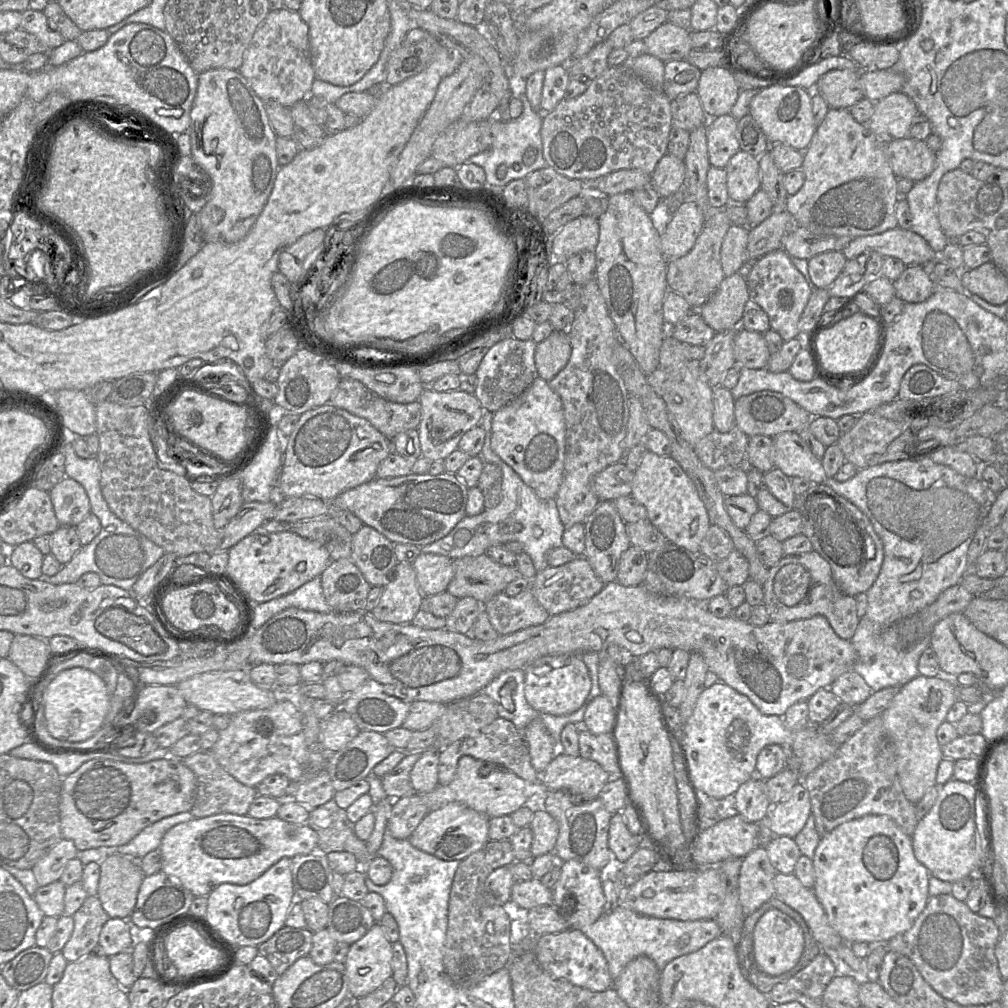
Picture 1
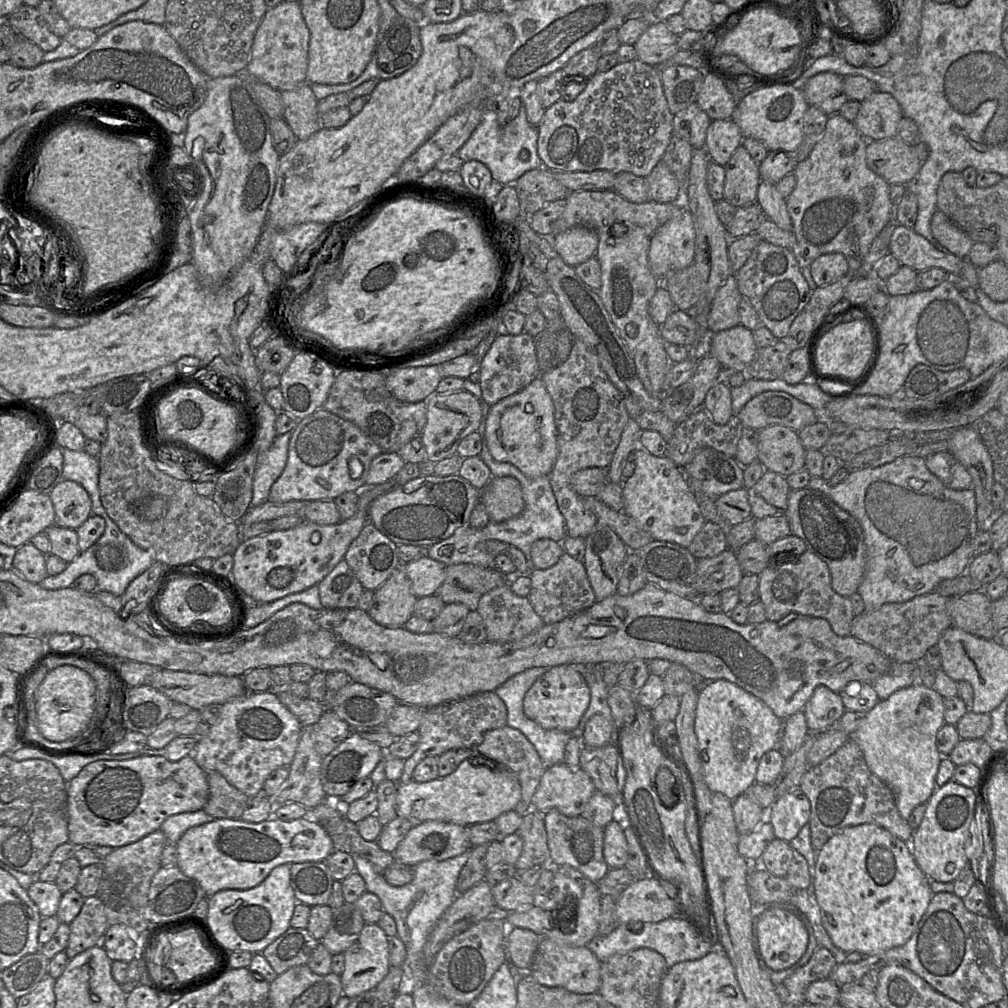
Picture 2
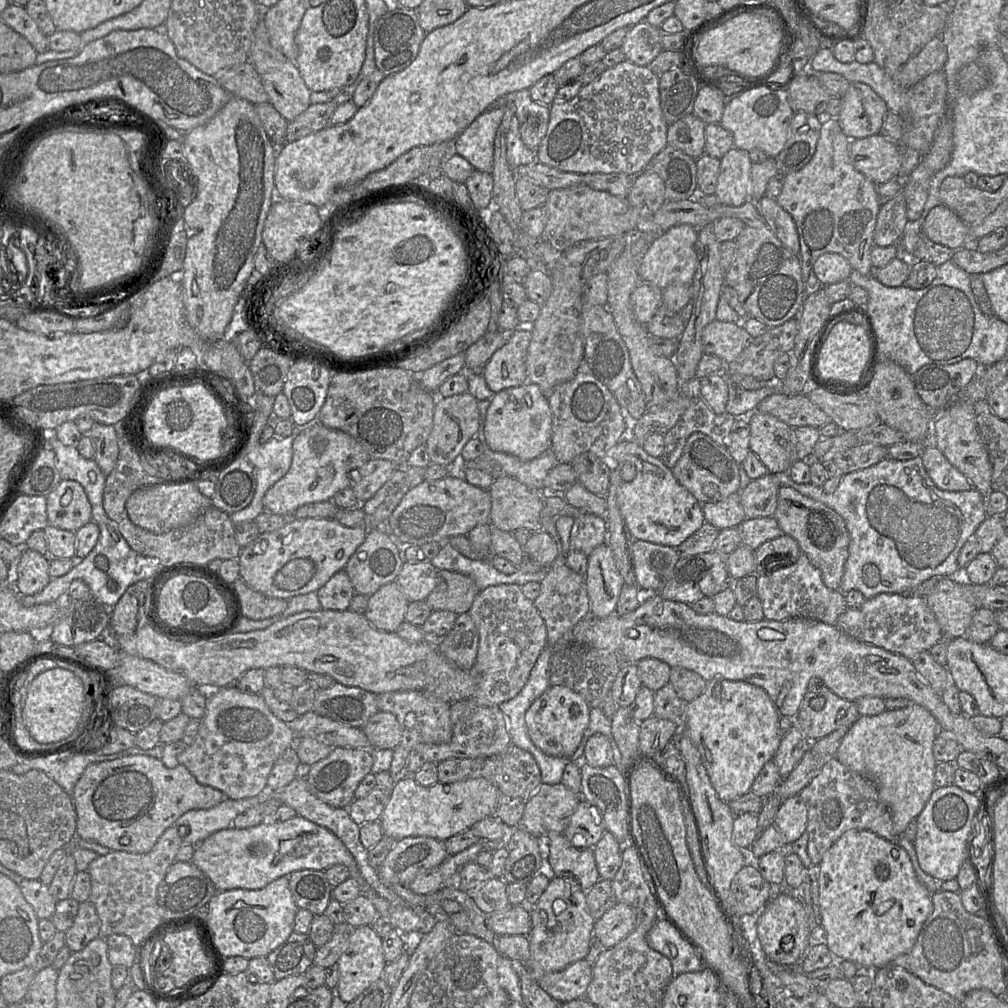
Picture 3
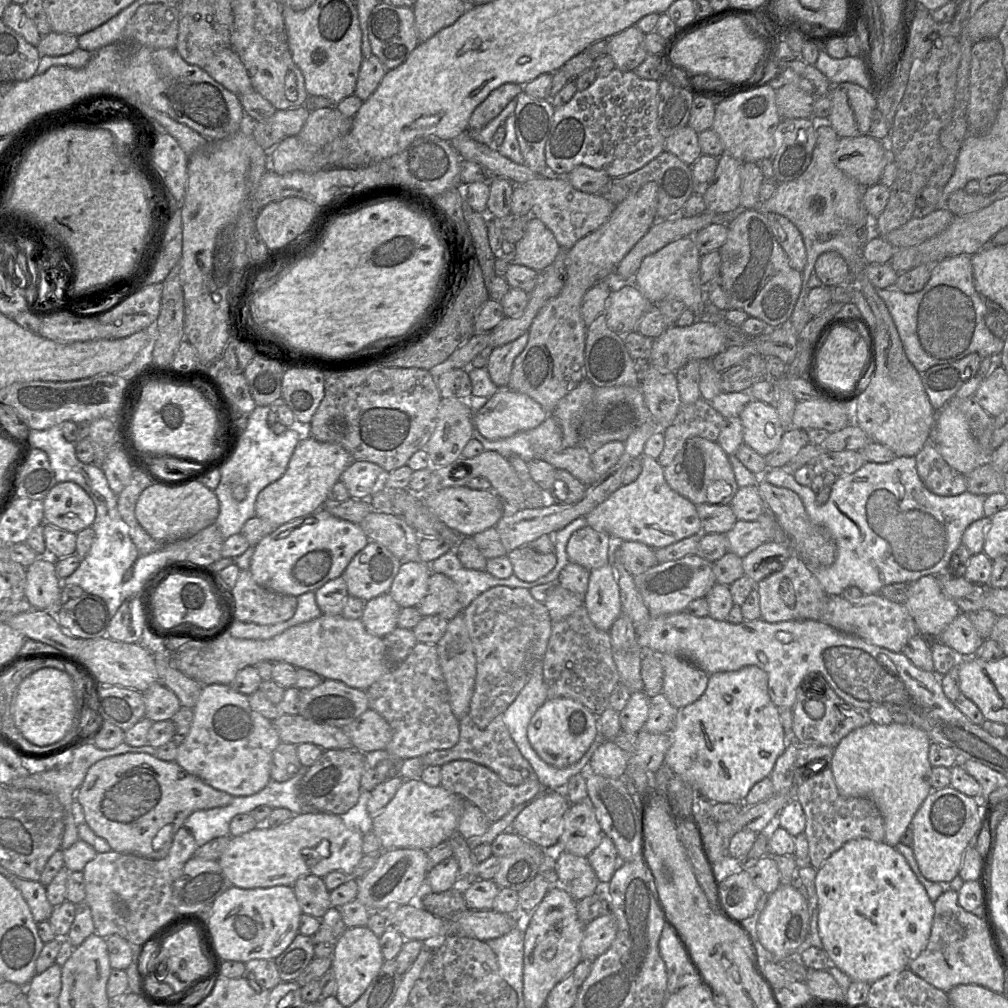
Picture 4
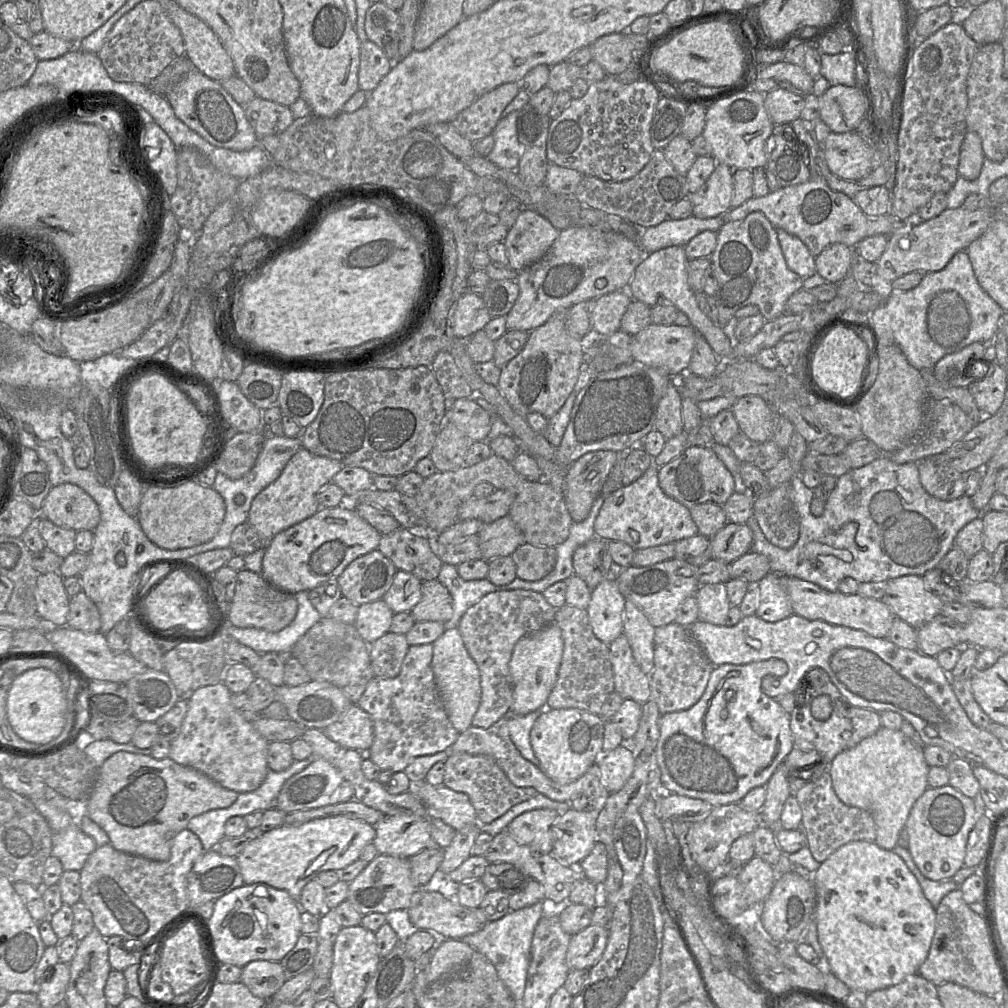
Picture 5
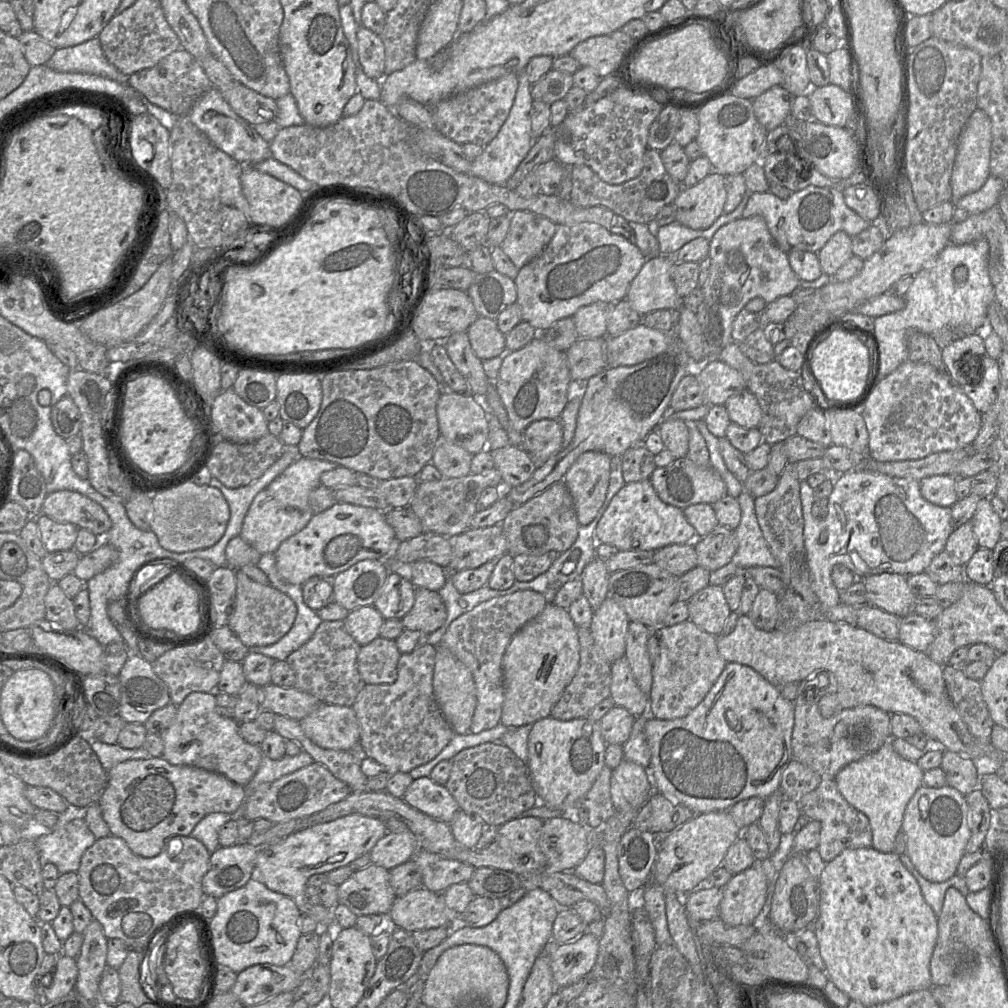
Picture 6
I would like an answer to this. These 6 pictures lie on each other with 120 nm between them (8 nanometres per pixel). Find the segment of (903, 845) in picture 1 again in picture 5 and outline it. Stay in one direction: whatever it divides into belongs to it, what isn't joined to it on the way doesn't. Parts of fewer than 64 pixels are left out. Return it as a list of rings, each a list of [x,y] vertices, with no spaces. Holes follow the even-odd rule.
[[[851,841],[834,851],[815,873],[818,941],[833,972],[850,990],[870,993],[918,973],[935,933],[936,913],[905,862],[871,841]]]

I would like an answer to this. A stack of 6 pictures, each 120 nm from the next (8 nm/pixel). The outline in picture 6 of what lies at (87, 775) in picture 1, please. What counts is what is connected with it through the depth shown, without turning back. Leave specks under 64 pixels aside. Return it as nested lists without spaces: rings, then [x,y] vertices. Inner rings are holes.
[[[163,757],[130,759],[118,763],[108,772],[107,787],[99,805],[111,835],[123,839],[135,854],[152,858],[159,855],[166,842],[175,836],[190,836],[194,827],[206,815],[234,813],[245,802],[245,788],[225,776],[201,768],[170,764]]]

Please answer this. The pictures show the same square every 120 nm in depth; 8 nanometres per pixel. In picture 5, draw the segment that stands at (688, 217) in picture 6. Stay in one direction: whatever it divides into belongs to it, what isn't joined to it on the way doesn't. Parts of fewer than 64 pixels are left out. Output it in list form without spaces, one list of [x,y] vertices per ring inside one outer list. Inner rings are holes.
[[[717,163],[713,173],[695,193],[688,198],[693,206],[693,216],[701,219],[723,215],[731,209],[733,196],[733,171],[731,167]]]

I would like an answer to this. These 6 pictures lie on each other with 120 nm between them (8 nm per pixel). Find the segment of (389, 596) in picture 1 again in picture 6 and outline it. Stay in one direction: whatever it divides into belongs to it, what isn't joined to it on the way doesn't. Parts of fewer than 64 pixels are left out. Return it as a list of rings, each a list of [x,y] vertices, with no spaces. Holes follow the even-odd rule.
[[[374,605],[358,607],[344,619],[347,632],[361,646],[369,644],[380,636],[385,619]]]

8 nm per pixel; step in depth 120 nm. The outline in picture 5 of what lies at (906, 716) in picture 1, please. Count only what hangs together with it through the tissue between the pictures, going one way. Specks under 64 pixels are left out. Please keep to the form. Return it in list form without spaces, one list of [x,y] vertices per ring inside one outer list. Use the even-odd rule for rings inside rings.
[[[881,727],[855,747],[839,753],[828,765],[828,772],[838,798],[848,806],[868,811],[876,825],[875,843],[883,849],[892,850],[897,845],[900,830],[905,826],[912,806],[929,787],[929,768],[922,747],[918,747],[901,730]]]

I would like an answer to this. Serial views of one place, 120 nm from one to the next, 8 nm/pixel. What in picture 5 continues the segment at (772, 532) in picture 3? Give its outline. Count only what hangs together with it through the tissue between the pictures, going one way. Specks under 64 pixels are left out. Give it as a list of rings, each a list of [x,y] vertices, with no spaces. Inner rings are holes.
[[[729,522],[710,539],[712,559],[731,563],[751,551],[753,534],[747,524]]]

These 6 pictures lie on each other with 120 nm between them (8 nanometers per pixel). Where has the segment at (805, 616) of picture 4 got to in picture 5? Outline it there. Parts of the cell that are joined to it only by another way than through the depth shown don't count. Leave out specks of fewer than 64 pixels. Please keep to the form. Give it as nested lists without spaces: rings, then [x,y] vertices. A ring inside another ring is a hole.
[[[770,572],[759,581],[756,615],[766,622],[777,622],[794,613],[787,591],[782,586],[782,577],[786,575]]]

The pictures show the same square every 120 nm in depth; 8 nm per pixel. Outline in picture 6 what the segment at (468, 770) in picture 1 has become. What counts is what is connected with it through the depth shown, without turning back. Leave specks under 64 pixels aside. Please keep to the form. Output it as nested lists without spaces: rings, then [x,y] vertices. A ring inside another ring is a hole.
[[[410,831],[388,832],[370,851],[371,864],[392,870],[409,861],[420,849],[416,836]]]

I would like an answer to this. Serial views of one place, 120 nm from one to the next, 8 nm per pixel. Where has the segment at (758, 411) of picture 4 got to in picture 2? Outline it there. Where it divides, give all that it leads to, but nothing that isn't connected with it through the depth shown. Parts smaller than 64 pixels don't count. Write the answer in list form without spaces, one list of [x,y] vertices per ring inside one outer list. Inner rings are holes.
[[[780,424],[758,431],[758,461],[766,470],[788,477],[805,469],[805,455],[798,432]]]

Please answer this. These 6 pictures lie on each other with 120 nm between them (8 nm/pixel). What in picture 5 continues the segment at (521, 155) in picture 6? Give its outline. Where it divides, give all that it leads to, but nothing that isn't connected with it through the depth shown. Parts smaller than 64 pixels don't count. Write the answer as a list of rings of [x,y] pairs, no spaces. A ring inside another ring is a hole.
[[[513,111],[501,117],[492,131],[494,147],[486,157],[495,165],[517,170],[521,158],[521,143],[518,139],[517,120],[519,111]]]

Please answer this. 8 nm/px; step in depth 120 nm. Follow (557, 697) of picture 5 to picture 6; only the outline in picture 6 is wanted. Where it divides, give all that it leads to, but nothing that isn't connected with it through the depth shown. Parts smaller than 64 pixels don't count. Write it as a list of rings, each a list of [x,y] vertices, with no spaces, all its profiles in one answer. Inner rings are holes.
[[[577,627],[577,634],[580,646],[579,667],[559,700],[551,709],[550,716],[557,720],[567,721],[587,717],[594,706],[610,696],[611,663],[596,645],[590,629]]]

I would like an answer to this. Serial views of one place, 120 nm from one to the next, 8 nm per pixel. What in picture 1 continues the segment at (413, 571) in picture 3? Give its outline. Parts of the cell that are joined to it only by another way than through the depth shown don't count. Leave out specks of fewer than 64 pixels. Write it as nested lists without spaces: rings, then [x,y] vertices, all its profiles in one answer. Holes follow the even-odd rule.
[[[421,552],[412,566],[424,597],[446,591],[454,576],[453,560],[445,555]]]

